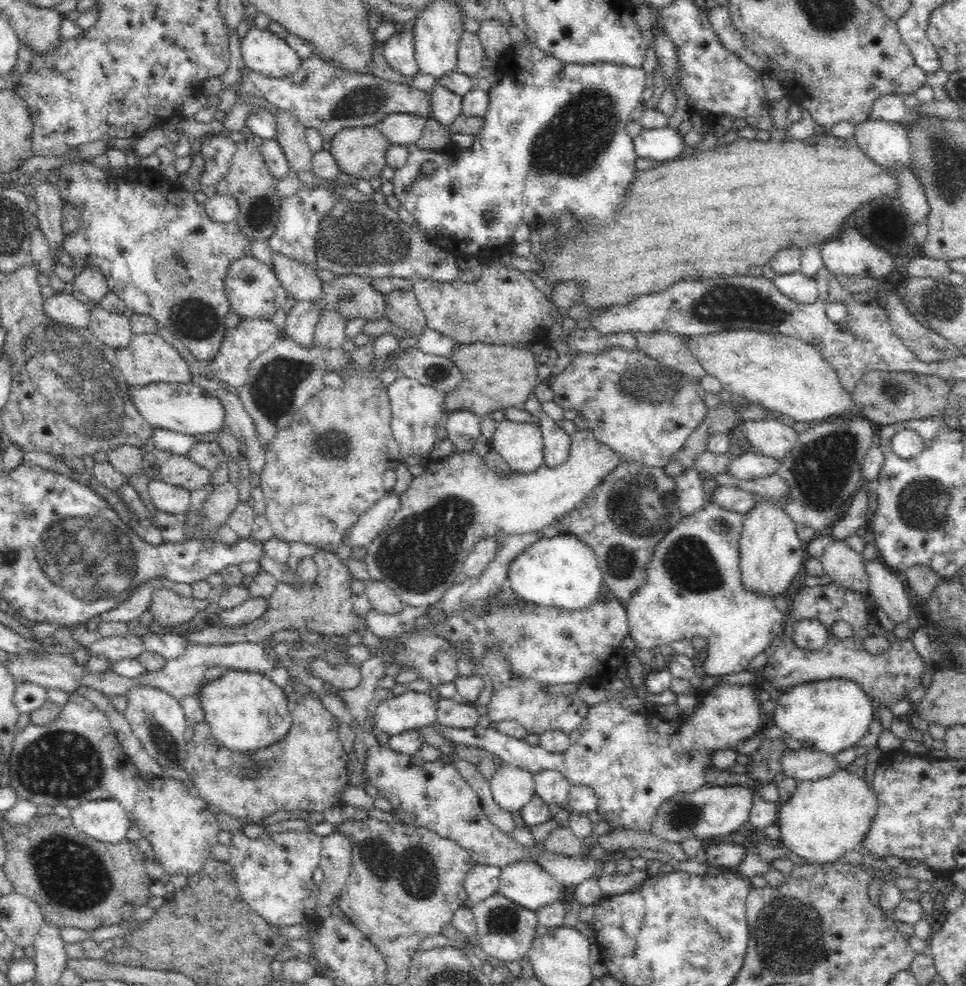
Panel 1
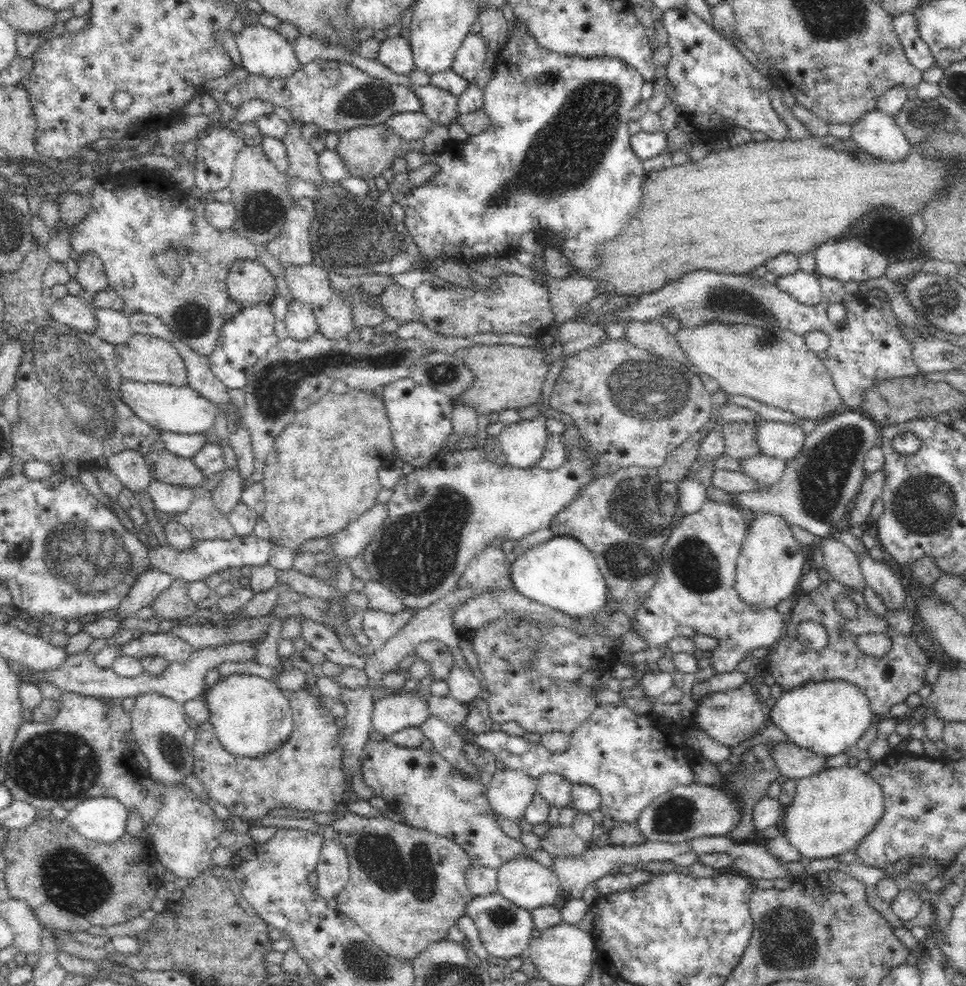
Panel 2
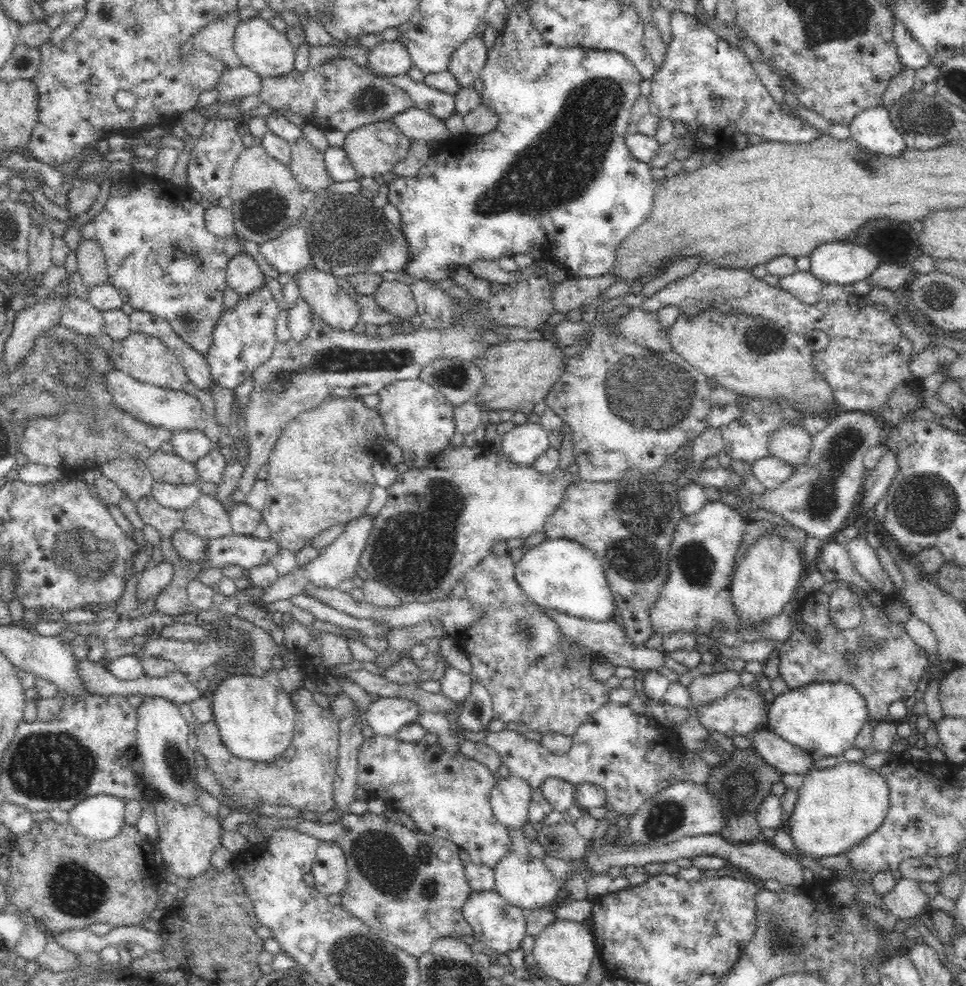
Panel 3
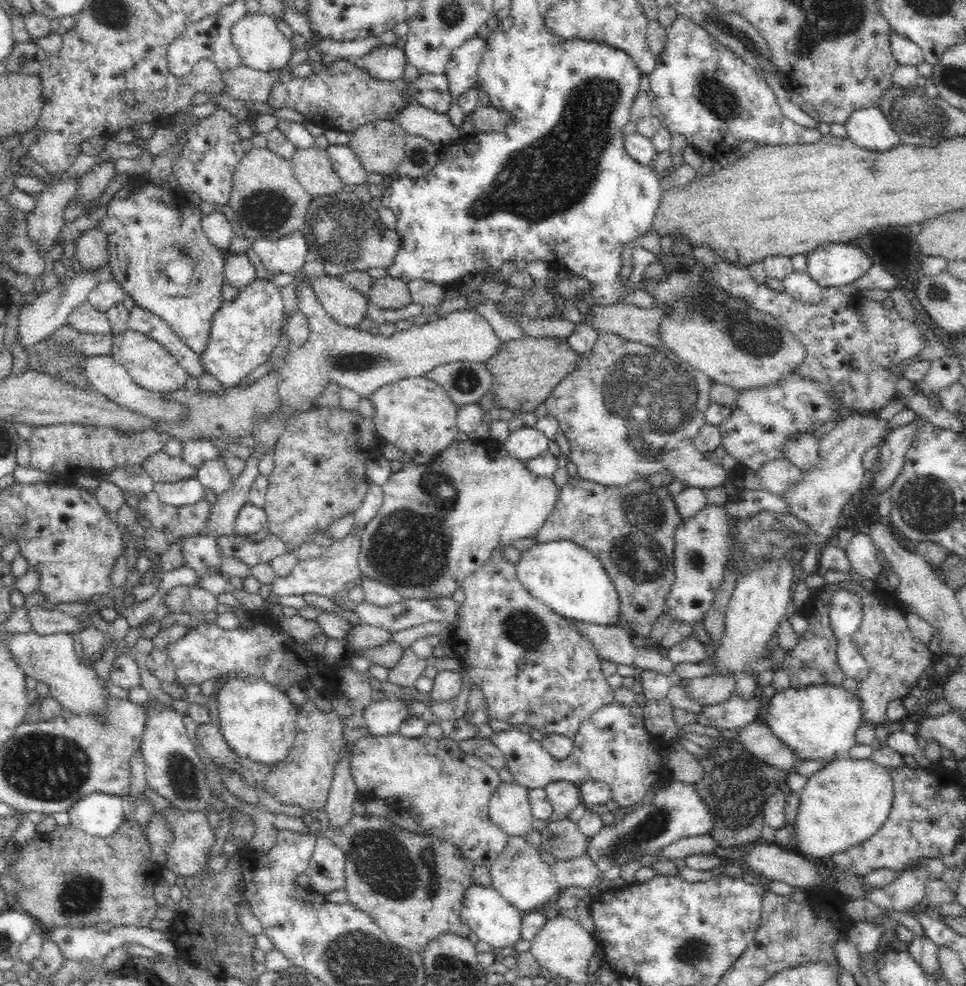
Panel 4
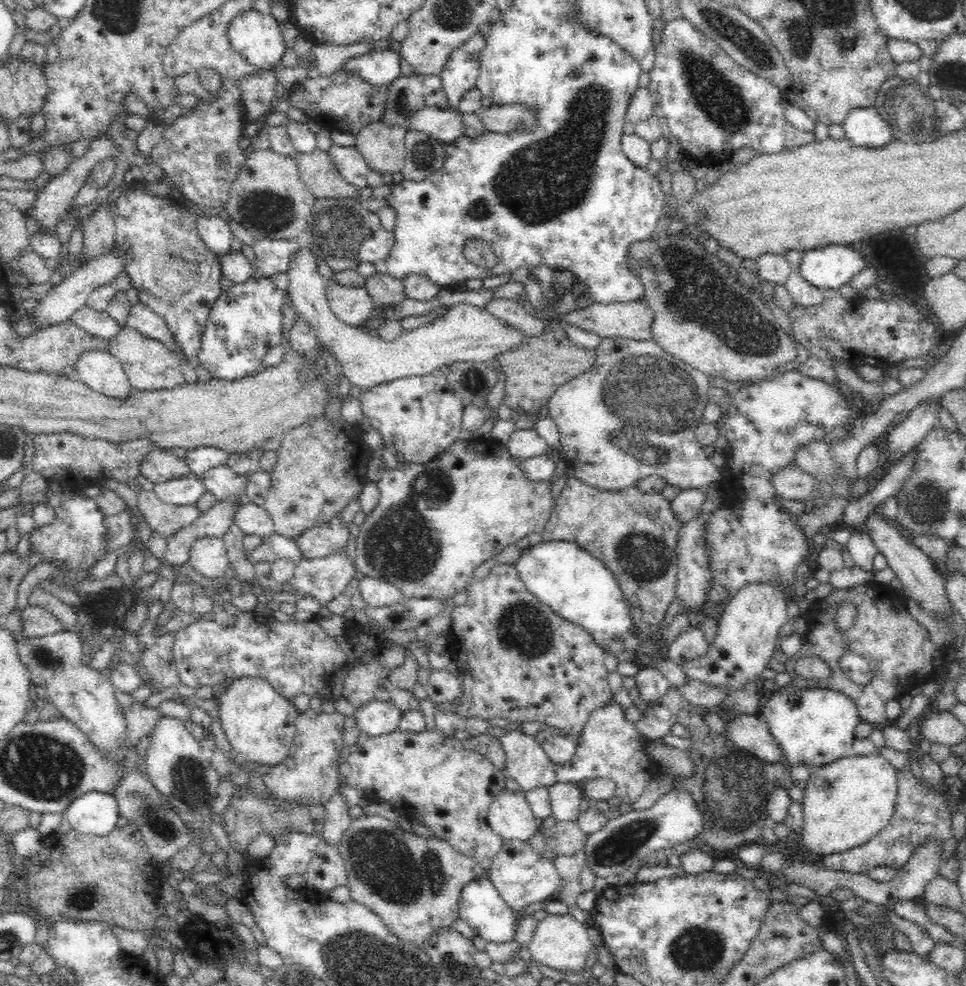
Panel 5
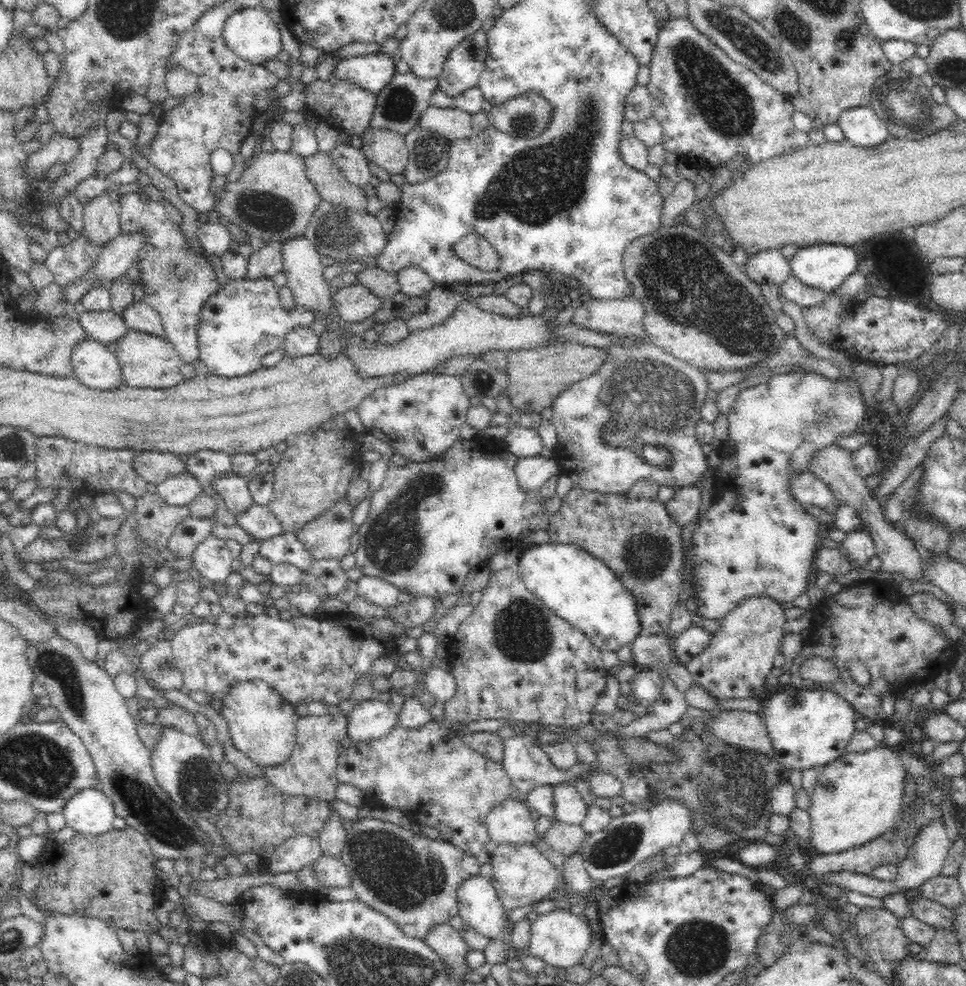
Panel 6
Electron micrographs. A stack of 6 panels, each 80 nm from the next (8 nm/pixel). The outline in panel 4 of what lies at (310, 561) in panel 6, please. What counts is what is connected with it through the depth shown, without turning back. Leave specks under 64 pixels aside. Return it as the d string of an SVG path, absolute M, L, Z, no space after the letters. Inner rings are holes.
M268 533L259 542L252 542L245 537L224 535L216 538L221 554L225 557L238 557L242 563L252 568L259 563L270 563L275 557L290 553L289 546L281 538Z

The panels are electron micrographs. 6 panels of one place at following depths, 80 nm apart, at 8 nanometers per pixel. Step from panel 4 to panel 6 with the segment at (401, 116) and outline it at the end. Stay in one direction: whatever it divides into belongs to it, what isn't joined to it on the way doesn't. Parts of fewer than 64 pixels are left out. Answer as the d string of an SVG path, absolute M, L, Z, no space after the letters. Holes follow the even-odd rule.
M429 105L422 113L419 126L437 132L450 141L478 134L472 127L472 115L454 106L440 108Z

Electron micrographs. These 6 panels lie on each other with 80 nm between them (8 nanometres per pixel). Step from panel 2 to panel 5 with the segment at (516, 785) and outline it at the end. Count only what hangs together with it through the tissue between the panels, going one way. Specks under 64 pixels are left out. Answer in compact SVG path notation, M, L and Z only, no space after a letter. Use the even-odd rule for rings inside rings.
M502 792L487 813L487 824L504 842L520 840L527 842L540 829L534 813L525 800L525 792Z

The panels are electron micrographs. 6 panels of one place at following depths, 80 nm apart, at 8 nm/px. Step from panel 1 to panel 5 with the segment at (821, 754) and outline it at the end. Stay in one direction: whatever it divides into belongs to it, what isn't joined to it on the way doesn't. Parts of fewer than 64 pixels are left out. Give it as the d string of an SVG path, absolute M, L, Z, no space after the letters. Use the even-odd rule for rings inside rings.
M738 714L724 724L724 737L768 763L783 763L778 741L770 734L766 721L758 714Z

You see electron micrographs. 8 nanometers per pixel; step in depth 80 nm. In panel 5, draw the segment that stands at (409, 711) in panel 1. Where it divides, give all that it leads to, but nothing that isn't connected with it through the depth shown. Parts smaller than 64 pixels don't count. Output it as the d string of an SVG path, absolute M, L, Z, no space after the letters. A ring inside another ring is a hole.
M374 699L356 708L353 715L360 734L380 736L398 730L402 714L403 710L394 706L394 703Z

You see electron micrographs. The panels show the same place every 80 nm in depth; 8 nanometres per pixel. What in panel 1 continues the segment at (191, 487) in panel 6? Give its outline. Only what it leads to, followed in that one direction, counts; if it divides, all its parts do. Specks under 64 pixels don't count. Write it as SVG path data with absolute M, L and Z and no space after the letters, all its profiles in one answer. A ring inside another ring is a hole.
M156 479L149 480L148 488L150 498L152 498L157 511L176 516L186 515L186 510L190 506L193 492L181 486L166 484Z

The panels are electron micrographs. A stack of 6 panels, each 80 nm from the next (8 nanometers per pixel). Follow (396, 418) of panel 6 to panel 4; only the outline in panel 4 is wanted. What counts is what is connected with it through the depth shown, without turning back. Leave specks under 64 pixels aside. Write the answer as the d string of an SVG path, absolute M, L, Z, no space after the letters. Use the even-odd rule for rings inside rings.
M408 377L390 382L368 394L374 407L372 418L375 431L385 442L390 442L403 452L400 461L426 465L448 448L460 432L458 410L453 398L428 377Z

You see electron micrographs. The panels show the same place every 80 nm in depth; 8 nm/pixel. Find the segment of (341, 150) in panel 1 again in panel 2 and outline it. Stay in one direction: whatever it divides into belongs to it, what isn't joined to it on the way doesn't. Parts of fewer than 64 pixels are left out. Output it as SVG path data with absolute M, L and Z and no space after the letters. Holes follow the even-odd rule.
M386 123L357 126L339 133L339 136L335 151L343 158L349 174L363 179L382 175L398 157L404 157L410 152L410 141L396 134Z

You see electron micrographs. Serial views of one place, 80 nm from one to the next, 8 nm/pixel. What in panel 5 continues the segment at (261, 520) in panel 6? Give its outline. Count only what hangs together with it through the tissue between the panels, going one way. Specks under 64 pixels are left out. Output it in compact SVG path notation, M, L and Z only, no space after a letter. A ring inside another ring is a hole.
M252 502L239 506L234 521L245 535L255 534L264 538L275 533L274 521L267 510Z

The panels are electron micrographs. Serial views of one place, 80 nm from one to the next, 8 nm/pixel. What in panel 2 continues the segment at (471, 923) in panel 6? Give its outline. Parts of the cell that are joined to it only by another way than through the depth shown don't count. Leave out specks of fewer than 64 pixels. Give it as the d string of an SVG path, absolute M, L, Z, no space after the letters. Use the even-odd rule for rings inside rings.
M499 893L476 896L465 909L476 929L480 933L480 940L489 954L496 958L512 958L518 956L529 946L530 931L533 929L532 919L528 911L516 907Z

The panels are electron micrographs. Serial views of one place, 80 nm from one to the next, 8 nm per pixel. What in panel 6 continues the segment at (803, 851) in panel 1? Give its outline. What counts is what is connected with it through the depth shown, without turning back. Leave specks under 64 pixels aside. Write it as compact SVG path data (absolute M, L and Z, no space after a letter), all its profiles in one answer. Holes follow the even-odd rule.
M878 744L858 753L847 753L825 766L813 792L810 792L812 851L841 853L880 837L899 819L906 796L906 767L893 746Z

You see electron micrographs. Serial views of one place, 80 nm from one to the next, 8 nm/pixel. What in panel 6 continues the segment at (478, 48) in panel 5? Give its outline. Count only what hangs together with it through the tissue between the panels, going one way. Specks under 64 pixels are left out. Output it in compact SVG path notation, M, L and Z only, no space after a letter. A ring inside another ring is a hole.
M482 28L458 42L438 76L439 88L454 97L477 85L485 67L488 45L487 32Z

